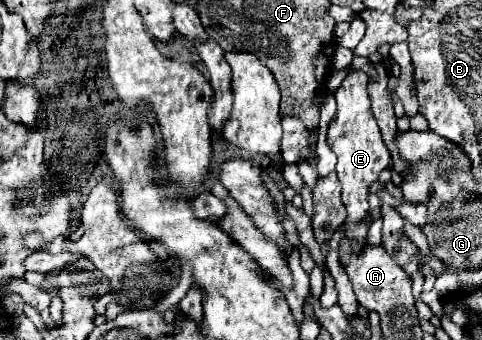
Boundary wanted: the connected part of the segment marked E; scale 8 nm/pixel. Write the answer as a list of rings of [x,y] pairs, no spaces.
[[[350,70],[340,88],[334,92],[338,102],[336,120],[328,128],[328,146],[338,156],[336,174],[342,184],[342,202],[346,204],[348,218],[346,218],[346,238],[354,240],[354,252],[358,252],[366,244],[368,232],[368,186],[378,180],[378,174],[392,162],[392,156],[380,136],[380,128],[376,118],[372,116],[370,98],[366,92],[368,74],[362,70]]]

